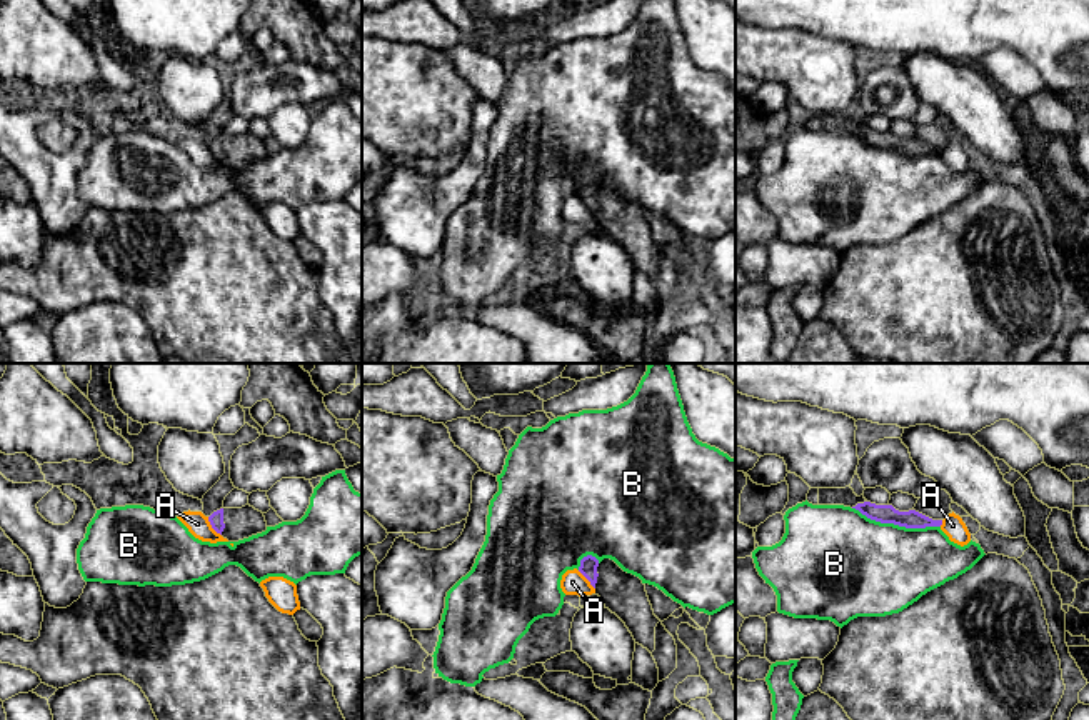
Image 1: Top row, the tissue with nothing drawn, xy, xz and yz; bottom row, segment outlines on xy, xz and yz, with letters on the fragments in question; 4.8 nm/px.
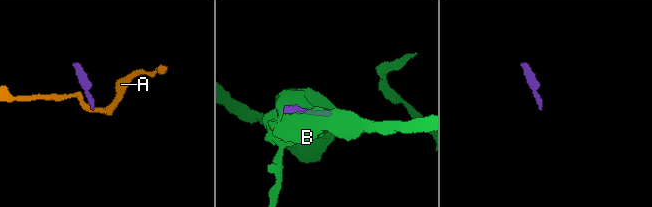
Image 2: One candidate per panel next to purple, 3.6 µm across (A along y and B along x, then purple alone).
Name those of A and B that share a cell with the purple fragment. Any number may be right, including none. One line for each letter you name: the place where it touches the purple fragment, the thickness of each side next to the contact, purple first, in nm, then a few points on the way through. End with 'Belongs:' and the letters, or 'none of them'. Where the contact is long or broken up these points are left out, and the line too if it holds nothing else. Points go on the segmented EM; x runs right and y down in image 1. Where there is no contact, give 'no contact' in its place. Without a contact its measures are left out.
Belongs: none of them

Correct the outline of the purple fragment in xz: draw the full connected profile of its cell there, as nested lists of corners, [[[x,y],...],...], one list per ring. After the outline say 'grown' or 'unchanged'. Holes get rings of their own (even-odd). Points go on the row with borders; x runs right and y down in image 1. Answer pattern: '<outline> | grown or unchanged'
[[[587,555],[580,560],[579,572],[590,582],[612,613],[615,613],[632,633],[635,643],[647,648],[650,653],[655,650],[655,627],[660,622],[652,610],[645,585],[632,573],[624,572],[614,560],[604,558],[599,562],[595,557]]] | grown

